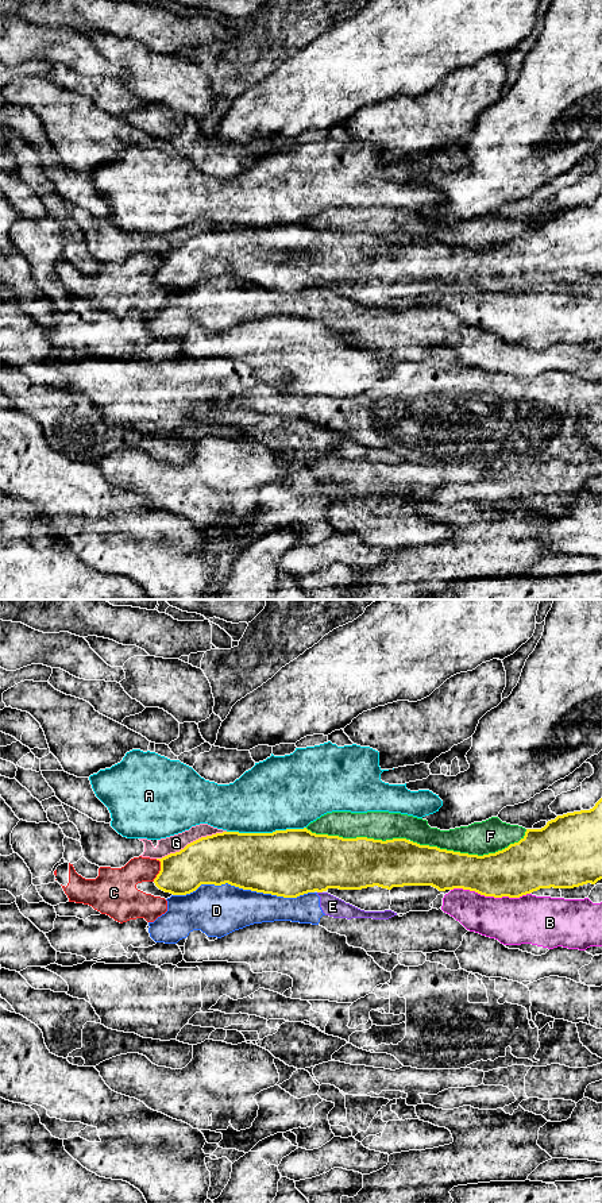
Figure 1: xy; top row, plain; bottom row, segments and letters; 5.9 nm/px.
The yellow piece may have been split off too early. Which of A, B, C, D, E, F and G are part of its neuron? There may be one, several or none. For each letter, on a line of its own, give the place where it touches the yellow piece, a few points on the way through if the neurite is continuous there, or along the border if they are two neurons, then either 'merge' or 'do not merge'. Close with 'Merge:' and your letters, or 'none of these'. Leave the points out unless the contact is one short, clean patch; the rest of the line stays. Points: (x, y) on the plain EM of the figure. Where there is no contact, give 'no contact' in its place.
A: contact xy (266, 228); do not merge
B: contact xy (490, 290); do not merge
C: contact xy (161, 265); do not merge
D: contact xy (243, 284); do not merge
E: contact xy (320, 286); do not merge
F: contact xy (470, 250); do not merge
G: contact xy (190, 238); do not merge
Merge: none of these

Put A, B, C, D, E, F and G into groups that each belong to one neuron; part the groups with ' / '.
A / B / C / D E / F / G

